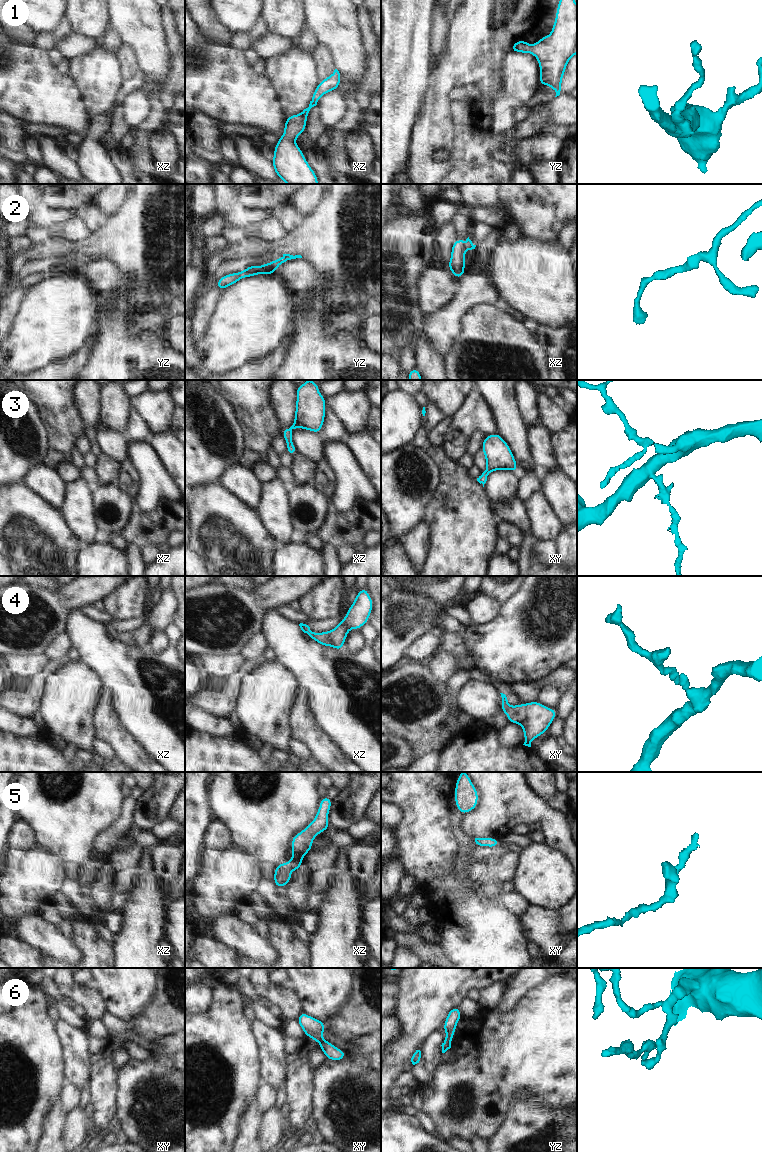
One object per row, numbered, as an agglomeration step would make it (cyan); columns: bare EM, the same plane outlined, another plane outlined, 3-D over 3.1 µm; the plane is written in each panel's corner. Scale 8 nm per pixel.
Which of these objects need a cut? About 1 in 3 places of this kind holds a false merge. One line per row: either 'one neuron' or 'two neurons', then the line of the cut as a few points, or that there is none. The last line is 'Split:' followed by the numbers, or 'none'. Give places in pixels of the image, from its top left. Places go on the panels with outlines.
1: one neuron | no cut
2: one neuron | no cut
3: one neuron | no cut
4: one neuron | no cut
5: one neuron | no cut
6: one neuron | no cut
Split: none

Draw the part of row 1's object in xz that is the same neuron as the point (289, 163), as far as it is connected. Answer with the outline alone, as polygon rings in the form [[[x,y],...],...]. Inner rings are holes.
[[[335,69],[329,77],[319,82],[312,95],[309,107],[297,115],[286,118],[284,135],[278,137],[279,141],[275,145],[272,165],[278,178],[287,184],[318,184],[317,175],[309,166],[295,140],[305,131],[310,109],[317,105],[324,94],[338,89],[341,81],[339,71]]]

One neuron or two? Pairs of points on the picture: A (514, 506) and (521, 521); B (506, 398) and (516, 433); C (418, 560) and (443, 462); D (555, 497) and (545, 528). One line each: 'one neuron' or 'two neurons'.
A: one neuron
B: one neuron
C: two neurons
D: two neurons

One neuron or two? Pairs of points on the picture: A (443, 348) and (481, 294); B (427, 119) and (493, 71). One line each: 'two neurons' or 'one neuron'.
A: one neuron
B: one neuron

